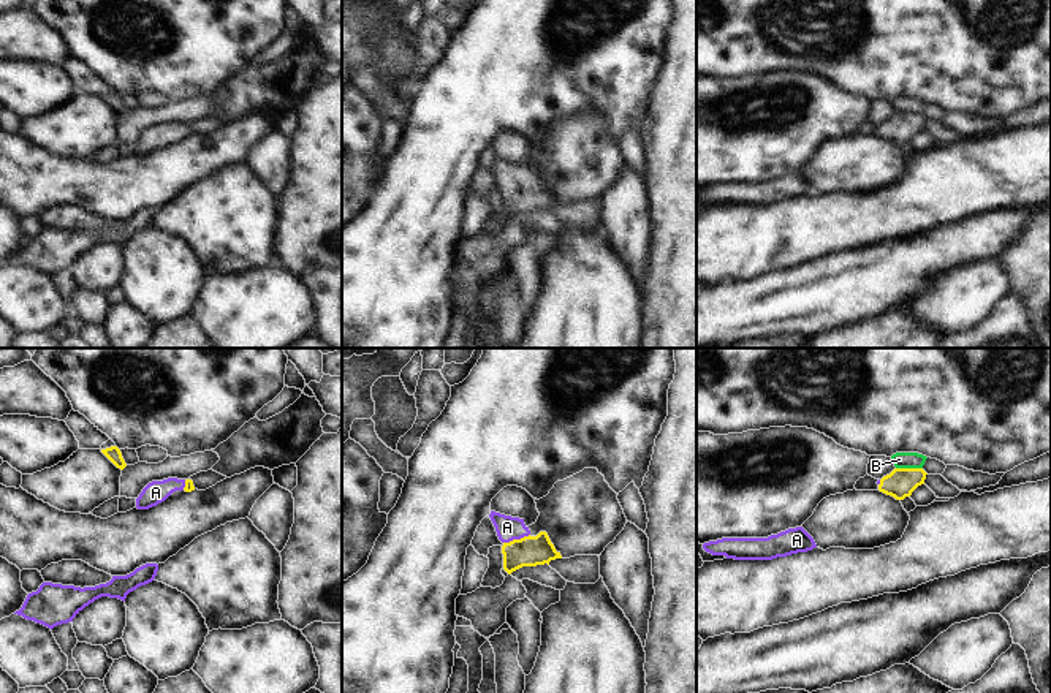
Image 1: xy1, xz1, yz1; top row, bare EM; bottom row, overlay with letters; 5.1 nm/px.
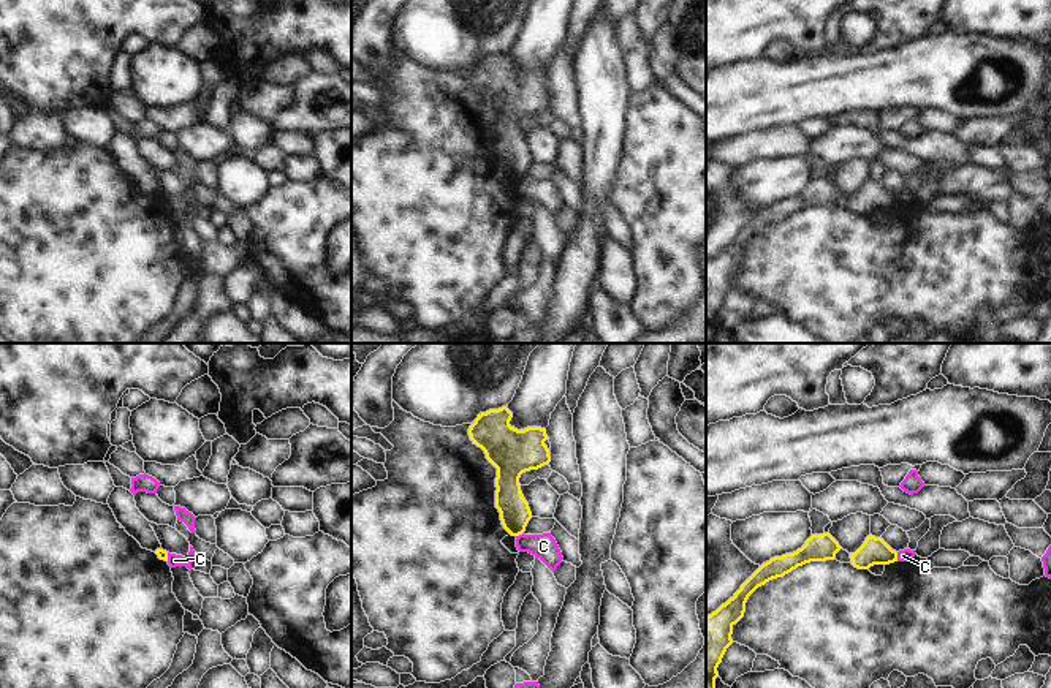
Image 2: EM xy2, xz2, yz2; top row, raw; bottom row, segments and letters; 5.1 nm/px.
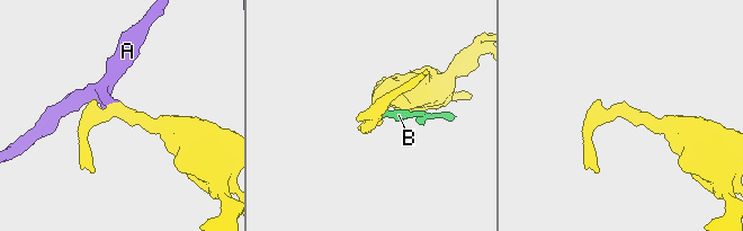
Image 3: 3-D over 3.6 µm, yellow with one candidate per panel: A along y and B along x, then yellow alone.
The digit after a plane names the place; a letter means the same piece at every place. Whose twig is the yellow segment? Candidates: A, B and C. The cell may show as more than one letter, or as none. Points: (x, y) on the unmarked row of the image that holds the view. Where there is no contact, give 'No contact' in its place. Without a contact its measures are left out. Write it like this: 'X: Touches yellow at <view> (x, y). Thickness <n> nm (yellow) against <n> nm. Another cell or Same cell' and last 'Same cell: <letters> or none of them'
A: Touches yellow at xz1 (516, 185). Thickness 160 nm (yellow) against 120 nm. Same cell
B: Touches yellow at yz1 (909, 114). Thickness 150 nm (yellow) against 80 nm. Another cell
C: Touches yellow at yz2 (896, 203). Thickness 140 nm (yellow) against 60 nm. Another cell
Same cell: A.

